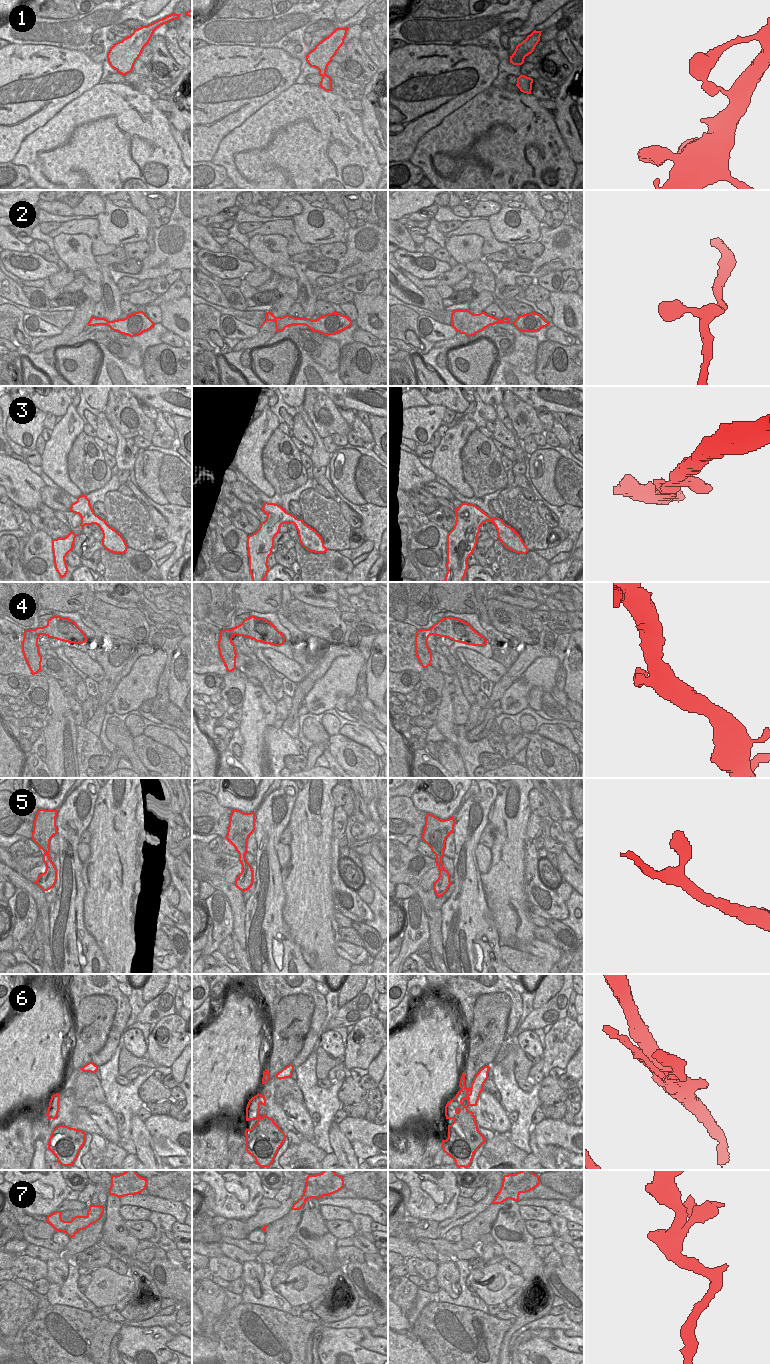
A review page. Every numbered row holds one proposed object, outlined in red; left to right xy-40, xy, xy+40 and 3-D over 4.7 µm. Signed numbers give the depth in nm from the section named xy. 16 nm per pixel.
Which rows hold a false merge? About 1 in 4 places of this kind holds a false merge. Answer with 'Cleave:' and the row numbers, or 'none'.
Cleave: none.

